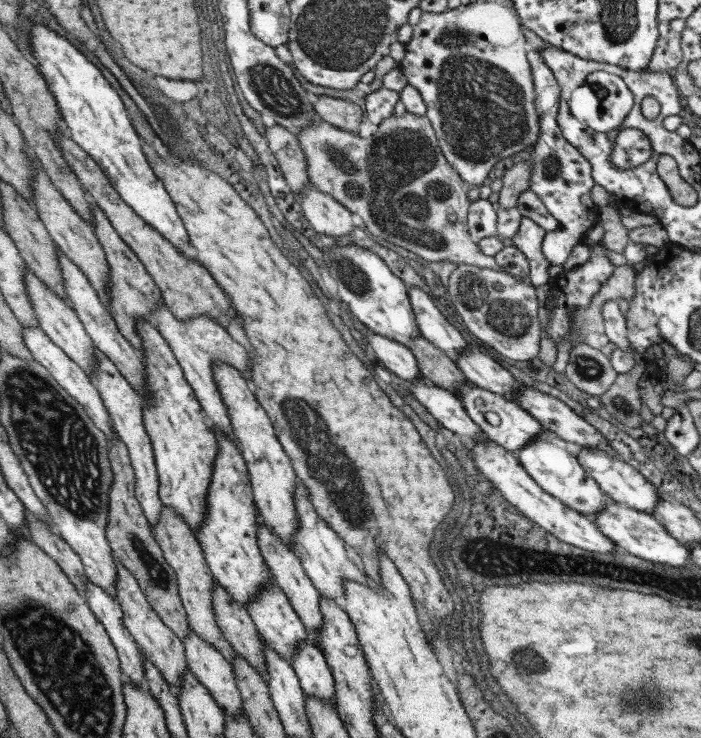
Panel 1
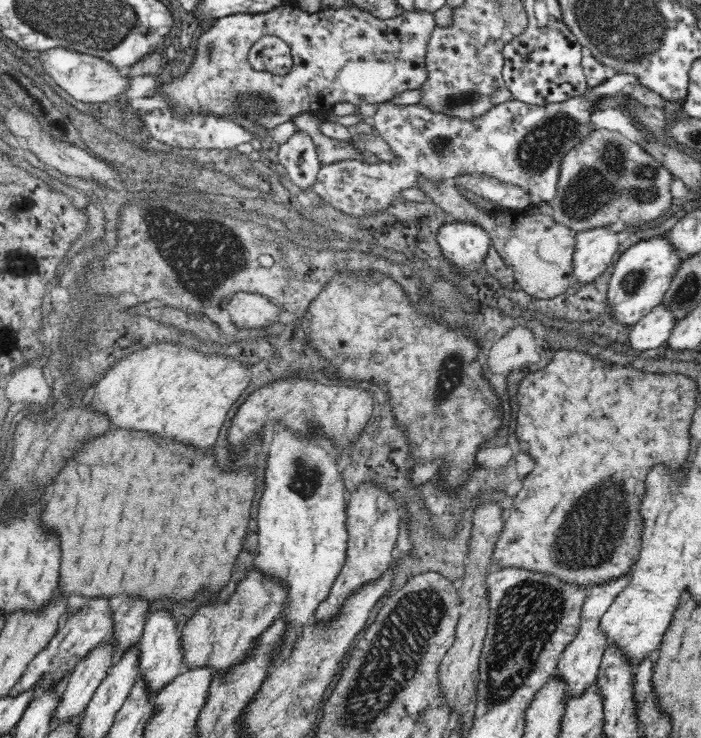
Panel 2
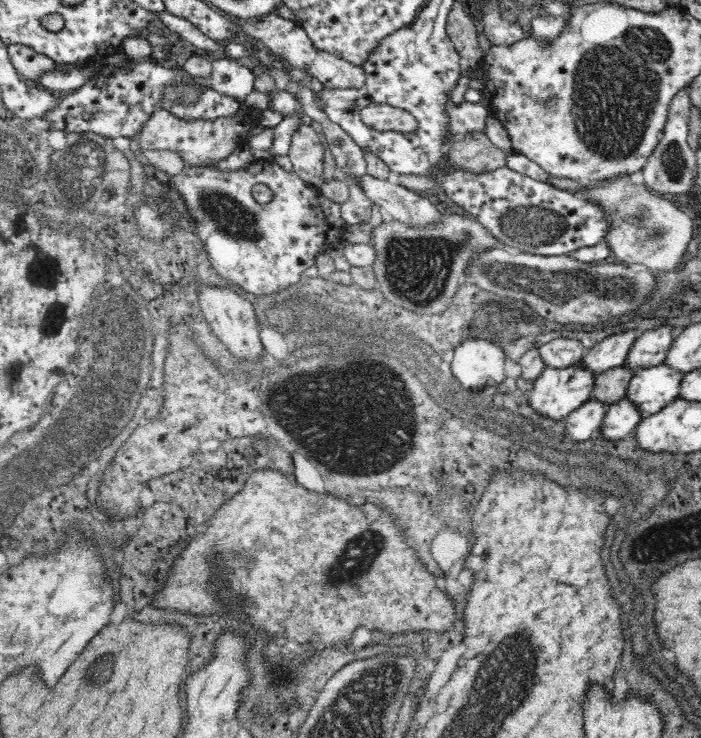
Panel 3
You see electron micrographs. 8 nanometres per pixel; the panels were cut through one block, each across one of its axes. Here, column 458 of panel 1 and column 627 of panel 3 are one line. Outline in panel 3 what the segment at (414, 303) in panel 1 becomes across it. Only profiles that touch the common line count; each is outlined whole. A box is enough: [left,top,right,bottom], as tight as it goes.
[579,330,635,376]

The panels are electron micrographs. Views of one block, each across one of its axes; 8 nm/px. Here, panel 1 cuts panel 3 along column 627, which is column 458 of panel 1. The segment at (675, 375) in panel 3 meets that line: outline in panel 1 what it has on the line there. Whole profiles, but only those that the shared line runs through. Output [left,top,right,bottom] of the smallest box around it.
[453,382,544,454]

